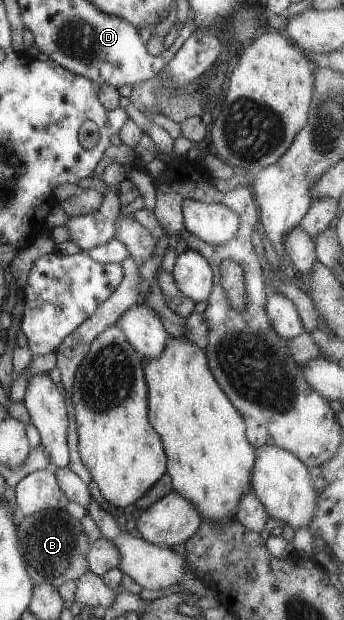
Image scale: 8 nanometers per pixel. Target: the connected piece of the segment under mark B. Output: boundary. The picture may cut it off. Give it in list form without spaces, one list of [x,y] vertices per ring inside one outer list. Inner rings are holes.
[[[44,509],[36,515],[21,517],[18,524],[18,541],[25,558],[26,571],[34,584],[49,583],[58,587],[66,581],[77,580],[88,571],[86,555],[92,542],[84,533],[80,520],[68,514],[66,509]]]

